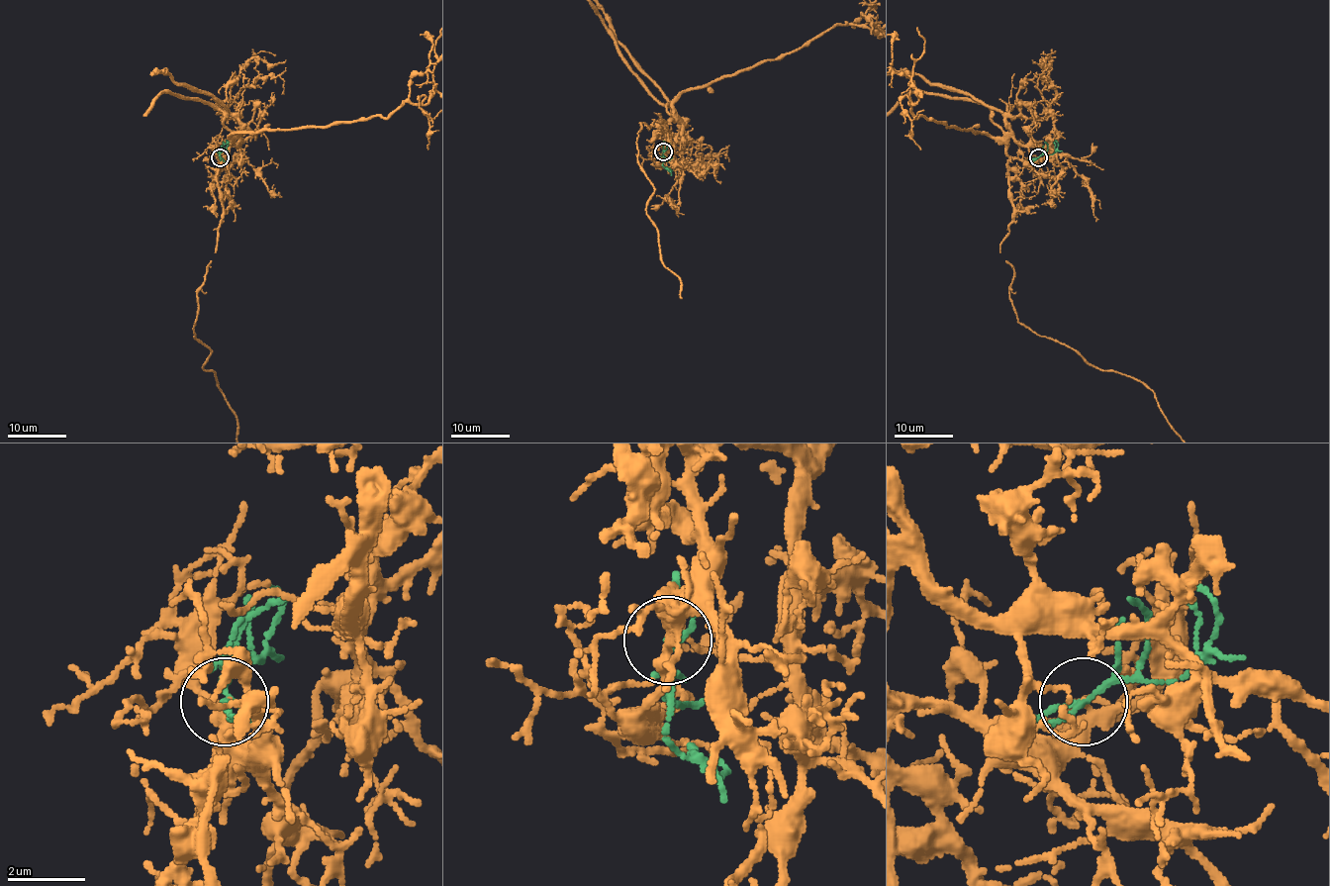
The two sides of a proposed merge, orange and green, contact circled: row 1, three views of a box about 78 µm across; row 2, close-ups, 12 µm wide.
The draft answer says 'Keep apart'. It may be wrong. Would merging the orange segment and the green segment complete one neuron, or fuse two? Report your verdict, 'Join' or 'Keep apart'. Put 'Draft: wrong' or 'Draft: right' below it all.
Keep apart
Draft: right

